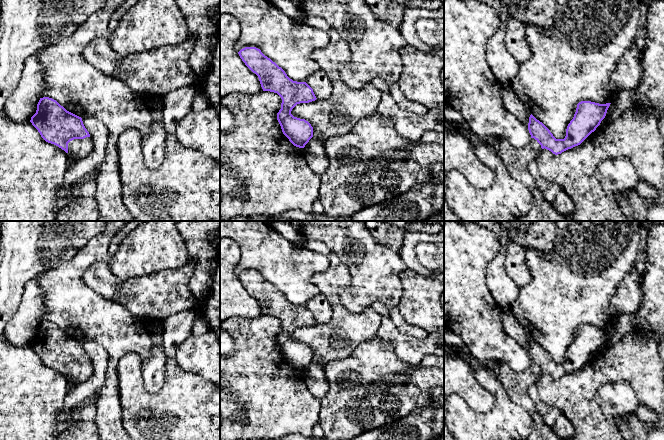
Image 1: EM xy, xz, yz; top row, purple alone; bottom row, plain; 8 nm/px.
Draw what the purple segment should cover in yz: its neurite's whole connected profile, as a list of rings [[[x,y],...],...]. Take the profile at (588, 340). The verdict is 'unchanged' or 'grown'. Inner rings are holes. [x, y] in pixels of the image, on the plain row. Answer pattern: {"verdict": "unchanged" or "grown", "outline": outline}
{"verdict": "grown", "outline": [[[579,326],[574,341],[567,350],[564,363],[556,363],[532,338],[528,347],[531,363],[525,371],[516,373],[506,363],[500,362],[499,381],[511,401],[525,408],[532,419],[530,433],[523,440],[570,440],[560,438],[552,427],[543,423],[528,395],[528,388],[536,384],[539,376],[544,372],[558,379],[580,369],[600,349],[610,328]]]}

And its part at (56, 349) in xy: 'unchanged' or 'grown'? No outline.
grown

